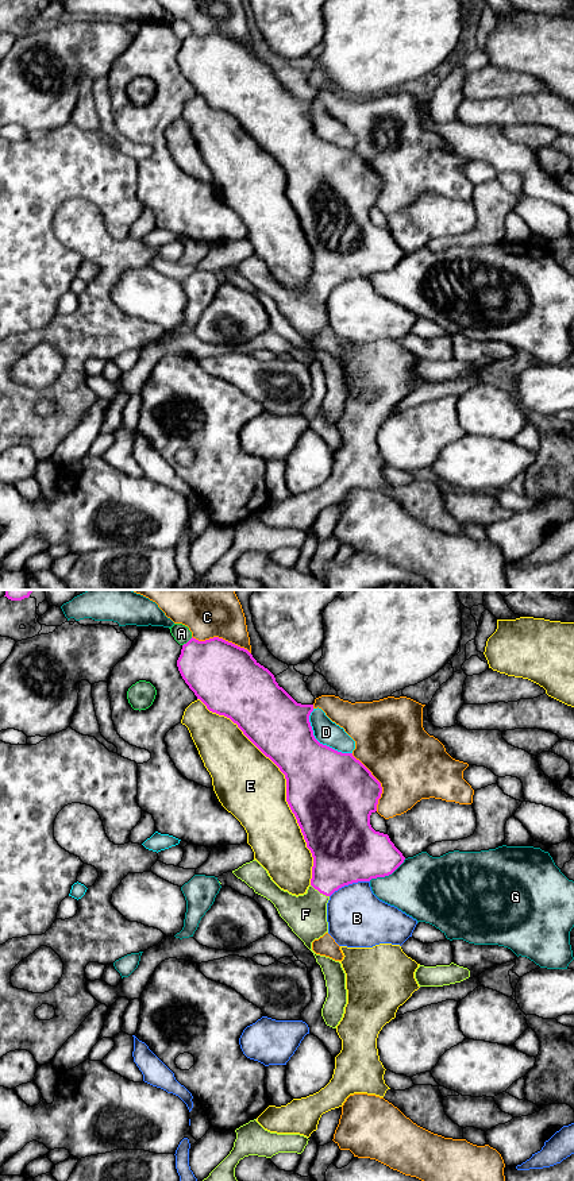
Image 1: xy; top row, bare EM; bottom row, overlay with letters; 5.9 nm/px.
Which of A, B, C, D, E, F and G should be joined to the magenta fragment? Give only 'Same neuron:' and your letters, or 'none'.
Same neuron: F

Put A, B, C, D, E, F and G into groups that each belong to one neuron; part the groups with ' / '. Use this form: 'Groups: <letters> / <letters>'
Groups: A / B / C / D / E / F / G

